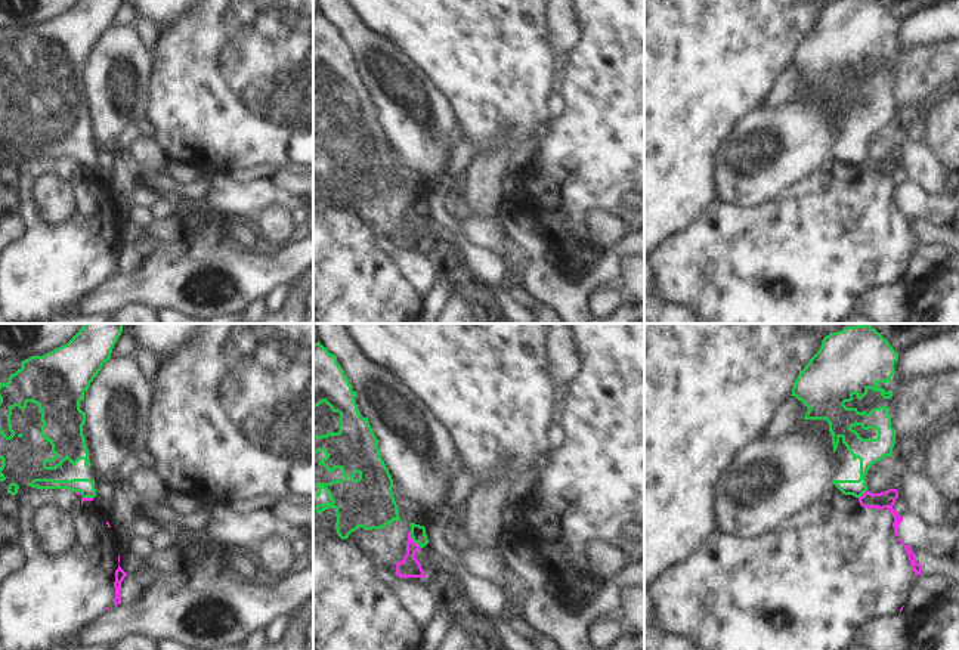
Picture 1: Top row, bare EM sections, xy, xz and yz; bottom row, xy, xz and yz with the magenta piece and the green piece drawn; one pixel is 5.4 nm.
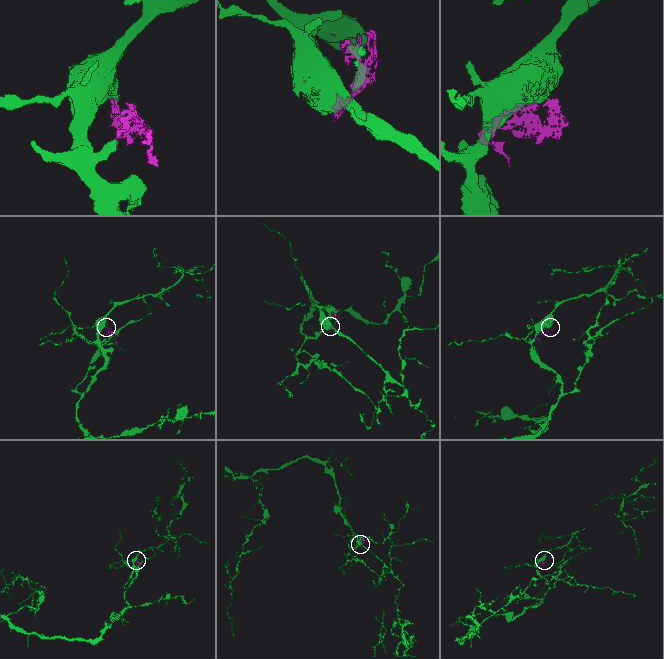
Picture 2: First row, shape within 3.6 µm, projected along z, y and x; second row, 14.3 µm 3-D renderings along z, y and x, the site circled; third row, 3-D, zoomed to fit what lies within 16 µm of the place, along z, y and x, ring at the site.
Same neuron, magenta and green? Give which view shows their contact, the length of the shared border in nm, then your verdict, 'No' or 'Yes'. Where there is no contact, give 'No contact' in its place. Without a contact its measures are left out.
Touches magenta in xz. Shared border 120 nm. No.

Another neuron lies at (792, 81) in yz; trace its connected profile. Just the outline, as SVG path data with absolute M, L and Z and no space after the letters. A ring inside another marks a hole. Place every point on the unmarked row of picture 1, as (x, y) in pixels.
M789 65L789 68L776 80L762 108L773 109L789 102L804 90L807 80L808 77L801 69L795 65Z

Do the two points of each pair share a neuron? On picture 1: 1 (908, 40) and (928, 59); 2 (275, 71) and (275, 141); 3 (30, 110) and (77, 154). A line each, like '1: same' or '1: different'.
1: different
2: same
3: same

